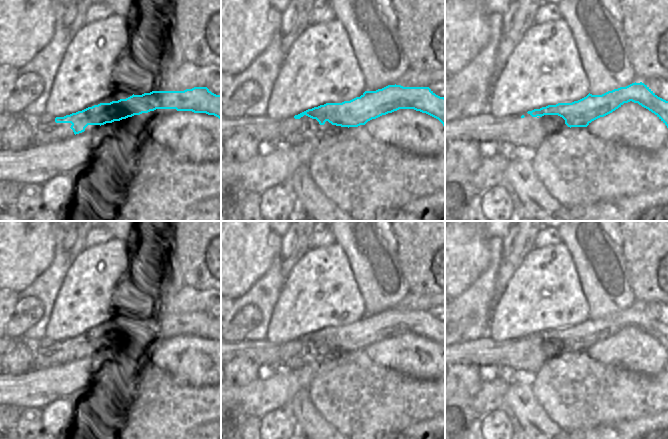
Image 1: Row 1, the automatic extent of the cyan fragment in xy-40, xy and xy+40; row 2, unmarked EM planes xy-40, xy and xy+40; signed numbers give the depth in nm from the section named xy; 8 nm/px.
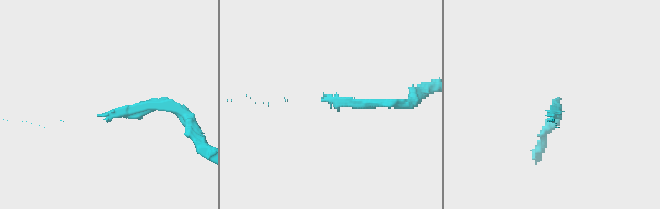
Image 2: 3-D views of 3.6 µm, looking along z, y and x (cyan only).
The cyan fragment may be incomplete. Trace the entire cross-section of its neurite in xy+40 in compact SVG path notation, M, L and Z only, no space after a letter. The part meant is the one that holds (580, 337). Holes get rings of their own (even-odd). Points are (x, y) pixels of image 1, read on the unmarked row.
M635 306L602 319L589 317L586 321L572 327L548 329L527 337L532 341L558 339L570 352L587 351L592 345L612 337L630 325L654 337L668 352L668 325L658 321L642 306Z

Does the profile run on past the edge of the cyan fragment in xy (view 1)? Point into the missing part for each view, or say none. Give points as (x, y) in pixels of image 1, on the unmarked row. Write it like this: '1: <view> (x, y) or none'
1: none

